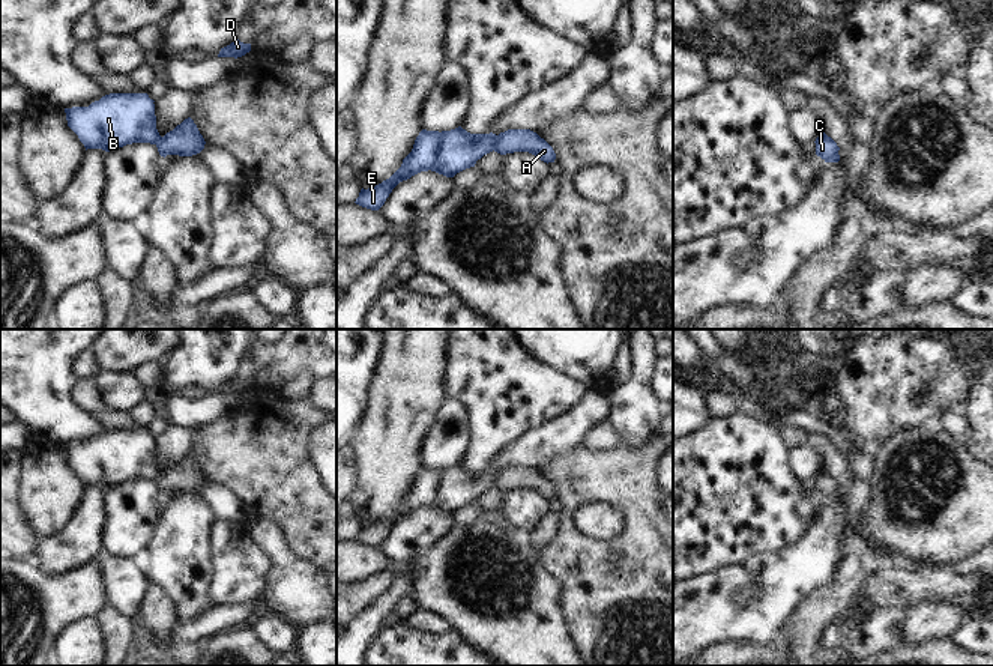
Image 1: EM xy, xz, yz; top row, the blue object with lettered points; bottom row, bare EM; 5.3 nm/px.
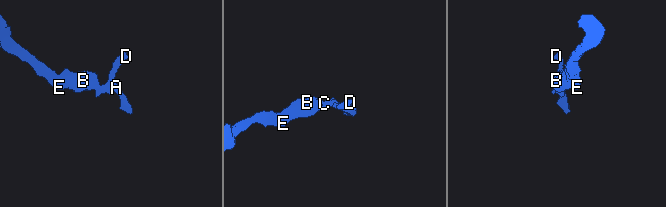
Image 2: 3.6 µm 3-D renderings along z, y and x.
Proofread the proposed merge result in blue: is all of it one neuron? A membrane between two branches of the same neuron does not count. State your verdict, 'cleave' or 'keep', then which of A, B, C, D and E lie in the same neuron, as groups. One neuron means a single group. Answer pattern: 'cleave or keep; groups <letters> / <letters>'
cleave; groups A C D / B E

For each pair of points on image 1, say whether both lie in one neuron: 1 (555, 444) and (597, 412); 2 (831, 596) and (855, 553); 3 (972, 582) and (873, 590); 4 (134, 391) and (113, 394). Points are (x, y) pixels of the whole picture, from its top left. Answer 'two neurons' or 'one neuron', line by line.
1: one neuron
2: one neuron
3: one neuron
4: one neuron

